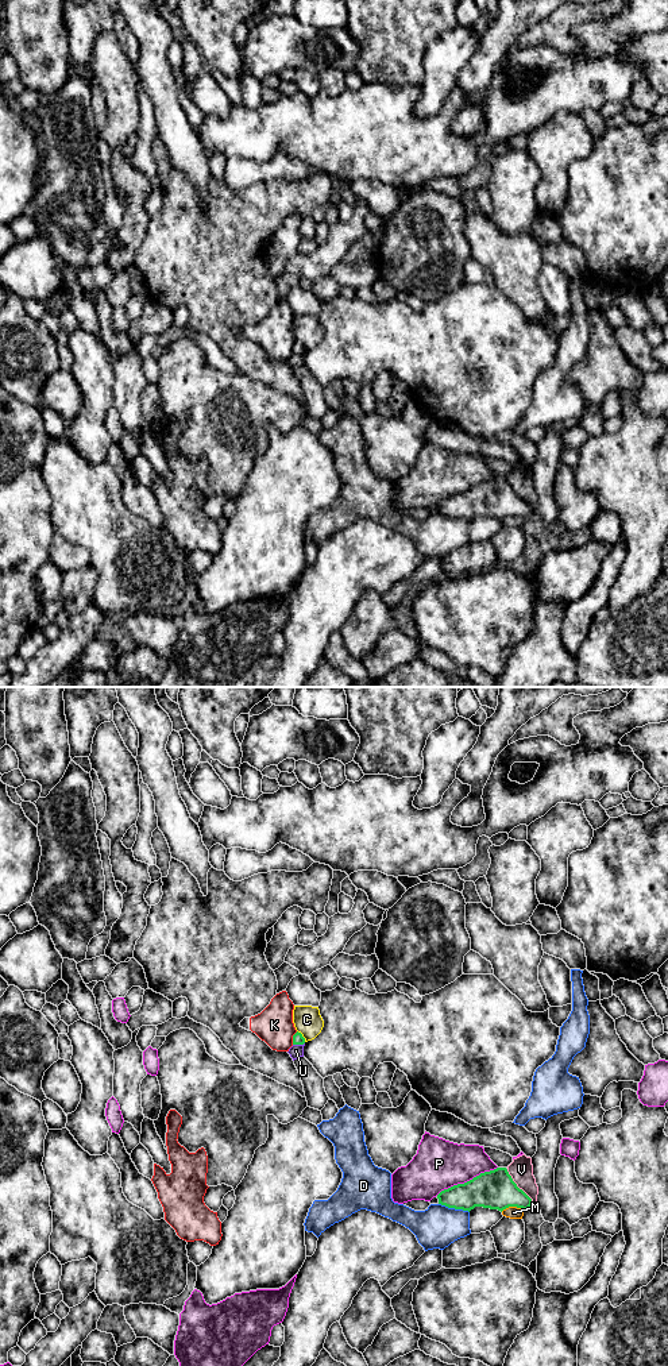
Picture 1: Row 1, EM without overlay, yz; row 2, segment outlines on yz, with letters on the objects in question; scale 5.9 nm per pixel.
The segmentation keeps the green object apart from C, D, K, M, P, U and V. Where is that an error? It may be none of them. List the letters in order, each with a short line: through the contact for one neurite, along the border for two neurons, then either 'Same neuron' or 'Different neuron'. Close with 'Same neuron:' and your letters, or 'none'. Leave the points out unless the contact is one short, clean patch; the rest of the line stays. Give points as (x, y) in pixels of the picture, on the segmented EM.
C: Different neuron
D: Different neuron
K: Line: yz (297, 1031), (293, 1035), (292, 1044). Different neuron
M: Different neuron
P: Different neuron
U: Different neuron
V: Different neuron
Same neuron: none

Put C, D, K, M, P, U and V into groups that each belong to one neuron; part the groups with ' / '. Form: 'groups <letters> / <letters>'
groups C / D / K / M / P / U / V

